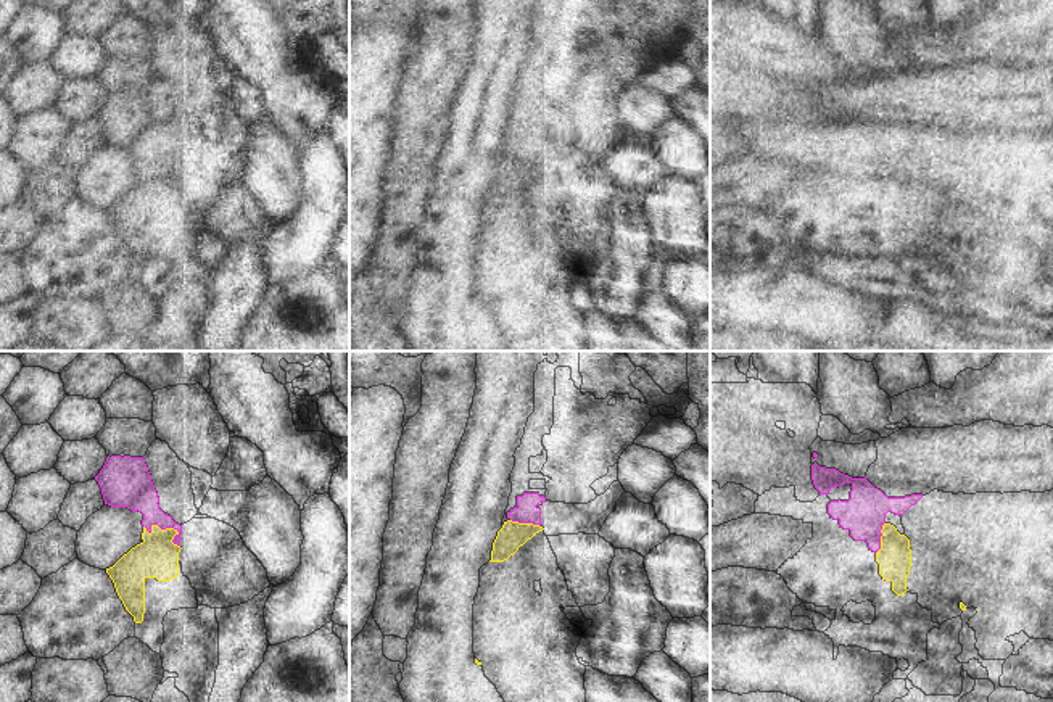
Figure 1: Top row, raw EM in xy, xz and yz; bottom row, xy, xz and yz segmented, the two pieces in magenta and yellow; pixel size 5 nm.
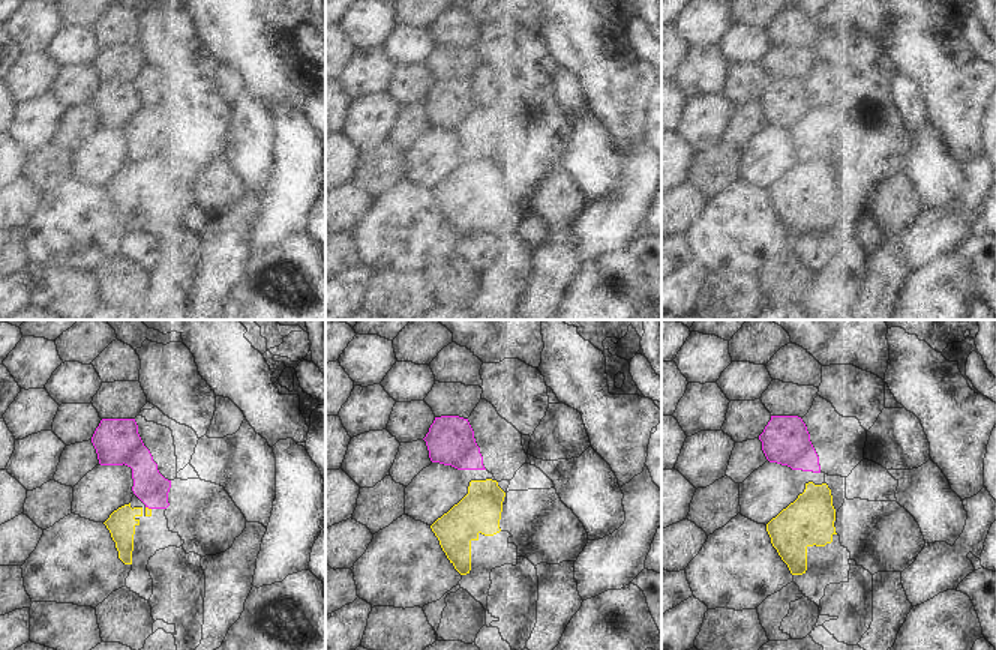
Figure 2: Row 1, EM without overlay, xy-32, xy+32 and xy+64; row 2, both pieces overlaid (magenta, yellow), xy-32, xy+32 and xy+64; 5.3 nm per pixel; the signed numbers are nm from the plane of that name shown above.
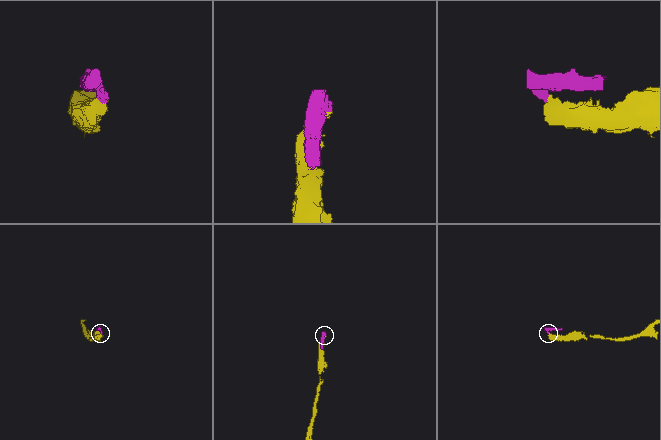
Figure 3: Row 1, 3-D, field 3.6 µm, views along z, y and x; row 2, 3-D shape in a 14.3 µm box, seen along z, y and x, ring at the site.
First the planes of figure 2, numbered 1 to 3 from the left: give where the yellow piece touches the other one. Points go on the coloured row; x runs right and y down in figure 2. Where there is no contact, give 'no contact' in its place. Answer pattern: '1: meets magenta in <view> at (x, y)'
1: meets magenta in xy-32 at (149, 508)
2: no contact
3: no contact

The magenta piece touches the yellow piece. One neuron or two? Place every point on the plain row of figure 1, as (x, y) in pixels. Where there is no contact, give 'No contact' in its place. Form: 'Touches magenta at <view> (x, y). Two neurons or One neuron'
Touches magenta at xy (168, 166). Two neurons

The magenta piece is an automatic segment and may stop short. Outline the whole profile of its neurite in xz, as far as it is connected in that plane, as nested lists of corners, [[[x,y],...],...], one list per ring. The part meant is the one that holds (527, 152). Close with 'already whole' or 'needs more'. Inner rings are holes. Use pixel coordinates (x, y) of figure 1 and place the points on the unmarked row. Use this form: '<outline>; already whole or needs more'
[[[523,132],[517,135],[517,145],[507,151],[507,158],[541,166],[541,142],[546,142],[546,137],[539,132]]]; already whole

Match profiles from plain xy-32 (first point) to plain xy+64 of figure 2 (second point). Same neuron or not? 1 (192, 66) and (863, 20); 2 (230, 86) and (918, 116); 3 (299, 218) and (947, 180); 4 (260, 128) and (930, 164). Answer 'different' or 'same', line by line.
1: different
2: same
3: different
4: same

